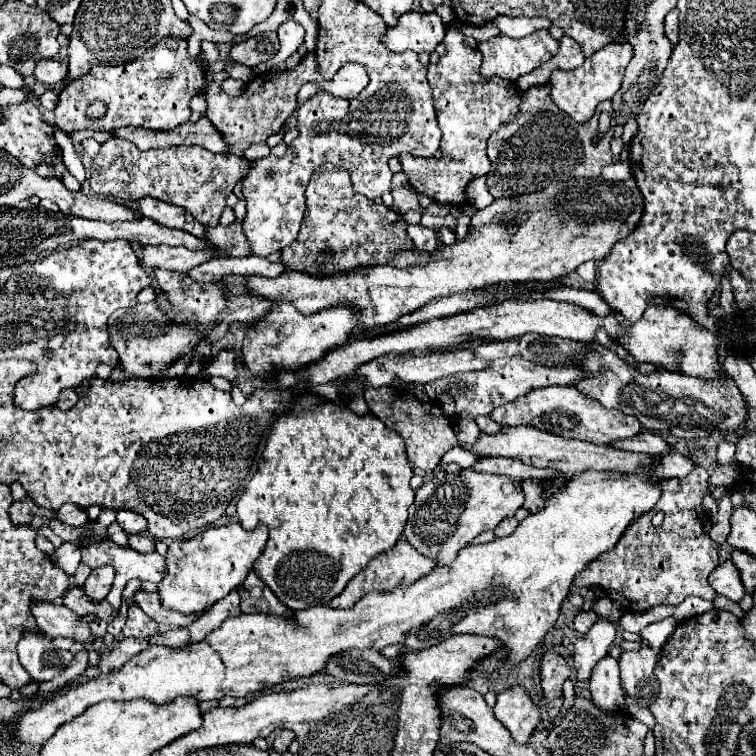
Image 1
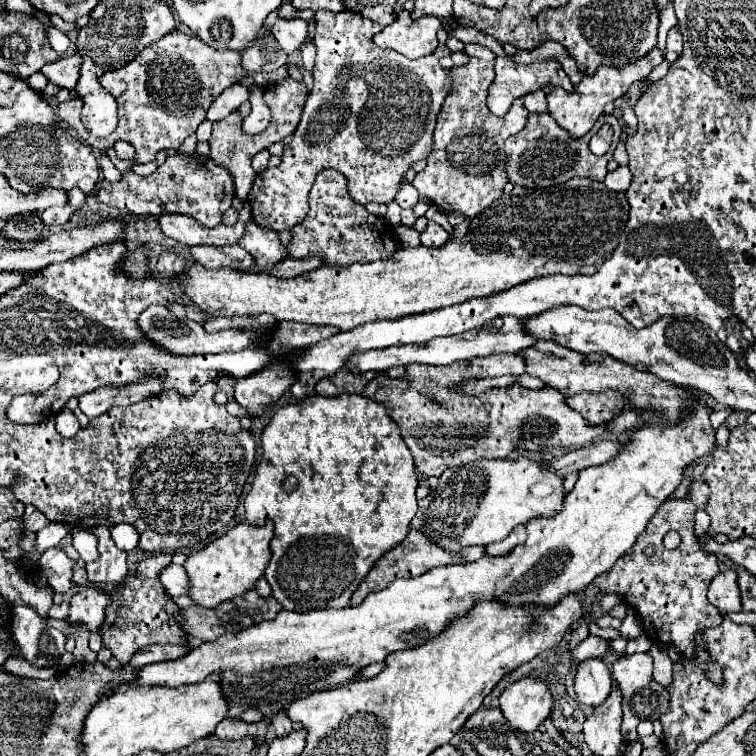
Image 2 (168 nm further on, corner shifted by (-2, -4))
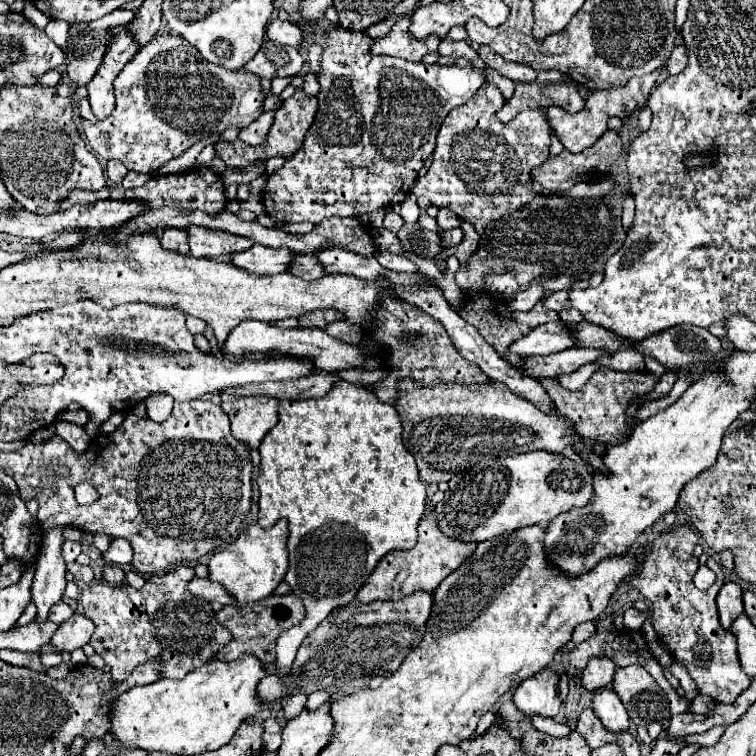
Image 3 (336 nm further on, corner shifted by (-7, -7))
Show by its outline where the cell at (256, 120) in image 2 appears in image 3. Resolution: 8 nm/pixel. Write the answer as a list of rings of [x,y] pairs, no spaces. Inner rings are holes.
[[[271,110],[271,112],[263,112],[255,122],[251,122],[247,128],[243,128],[243,130],[239,132],[239,140],[247,142],[247,144],[251,144],[251,146],[263,144],[263,142],[267,140],[267,134],[269,134],[269,130],[271,130],[273,120],[275,120],[273,116],[275,116],[273,110]]]

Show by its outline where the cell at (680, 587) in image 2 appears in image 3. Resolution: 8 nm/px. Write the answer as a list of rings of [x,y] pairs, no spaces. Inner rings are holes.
[[[687,524],[665,532],[653,544],[645,546],[641,566],[631,576],[629,584],[637,588],[647,602],[651,602],[651,620],[659,640],[687,666],[699,692],[709,694],[719,704],[731,704],[751,684],[751,678],[747,678],[747,674],[739,668],[739,658],[735,656],[735,636],[721,626],[717,616],[715,596],[725,582],[721,564],[713,558],[706,562],[717,574],[717,580],[709,590],[697,590],[691,582],[699,568],[699,558],[693,554],[697,542],[699,538],[695,530]]]

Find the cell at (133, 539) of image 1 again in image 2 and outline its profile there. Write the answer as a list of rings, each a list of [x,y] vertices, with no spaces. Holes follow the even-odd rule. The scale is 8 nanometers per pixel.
[[[158,553],[158,555],[150,555],[144,557],[138,563],[138,571],[136,575],[128,577],[120,590],[108,593],[112,603],[106,607],[106,617],[104,623],[100,627],[100,635],[102,635],[102,647],[112,651],[112,657],[120,663],[126,665],[126,661],[130,661],[130,657],[140,651],[146,645],[152,643],[172,643],[172,645],[182,645],[188,647],[188,633],[182,631],[180,623],[180,607],[170,599],[170,595],[162,589],[158,577],[162,573],[162,569],[166,569],[166,565],[172,563],[172,555],[170,553]]]

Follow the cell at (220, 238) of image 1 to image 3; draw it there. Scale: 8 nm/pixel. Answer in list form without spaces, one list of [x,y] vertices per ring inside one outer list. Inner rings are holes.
[[[291,254],[289,272],[303,280],[319,280],[319,276],[325,274],[323,268],[319,268],[319,264],[315,264],[315,258],[307,256],[307,254]]]

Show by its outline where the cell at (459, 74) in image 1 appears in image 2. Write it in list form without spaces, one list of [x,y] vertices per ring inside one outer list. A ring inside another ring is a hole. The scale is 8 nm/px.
[[[470,57],[468,65],[454,71],[454,93],[446,97],[438,115],[428,165],[424,171],[416,173],[412,181],[420,195],[428,197],[428,201],[446,213],[458,211],[472,219],[490,207],[502,195],[504,185],[508,183],[504,141],[524,129],[528,121],[528,109],[524,107],[522,99],[518,99],[514,101],[508,115],[492,115],[486,107],[486,95],[492,81],[494,65],[490,61]]]

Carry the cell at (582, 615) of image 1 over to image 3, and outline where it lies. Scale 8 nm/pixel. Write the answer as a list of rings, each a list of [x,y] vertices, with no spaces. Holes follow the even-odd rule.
[[[601,654],[601,656],[593,656],[587,666],[583,668],[581,672],[581,680],[583,680],[583,686],[587,690],[597,690],[601,686],[607,686],[611,680],[613,680],[613,674],[615,674],[615,660],[611,660],[609,656]]]

